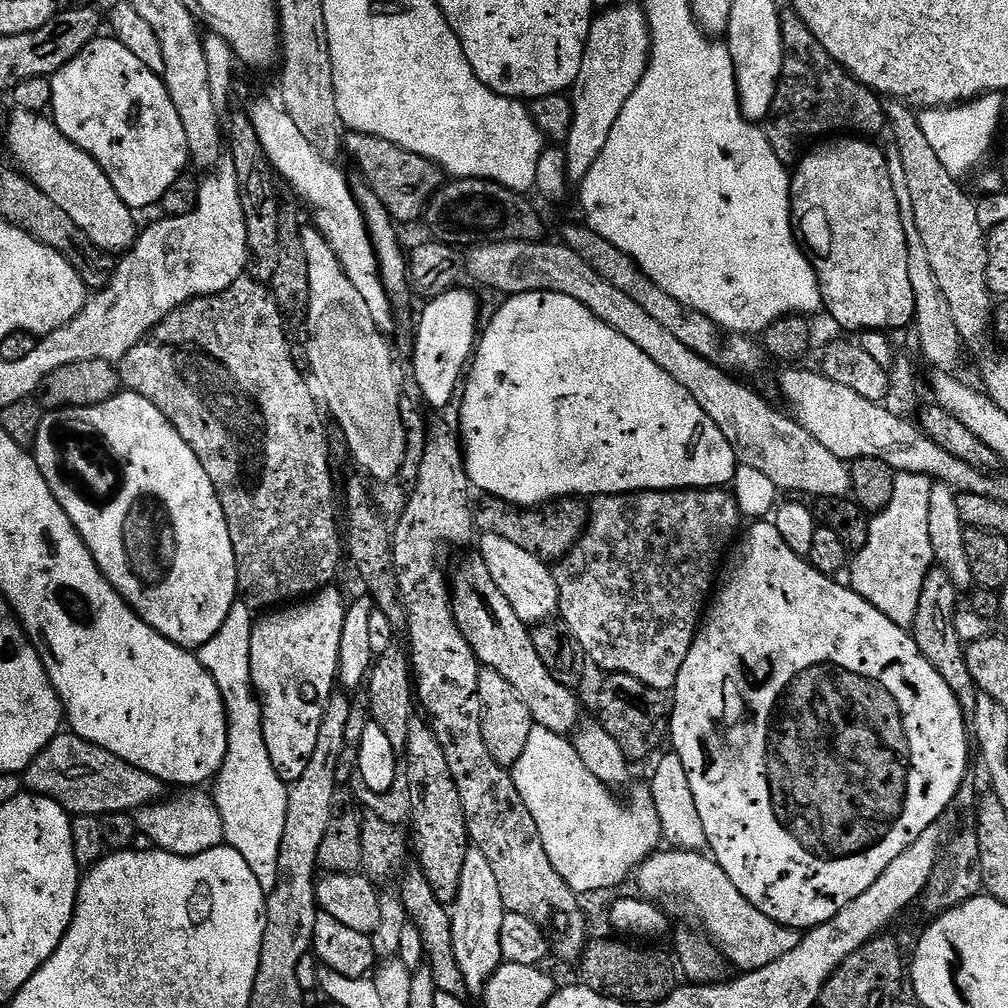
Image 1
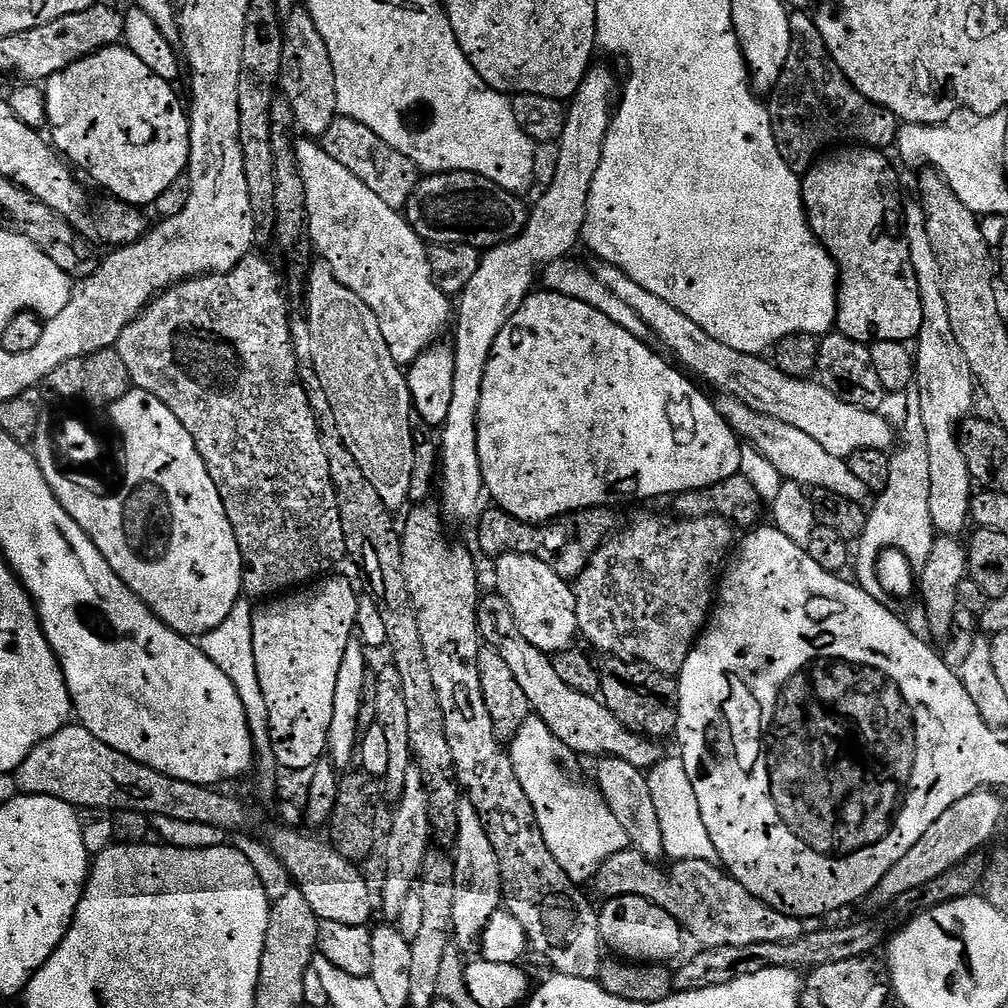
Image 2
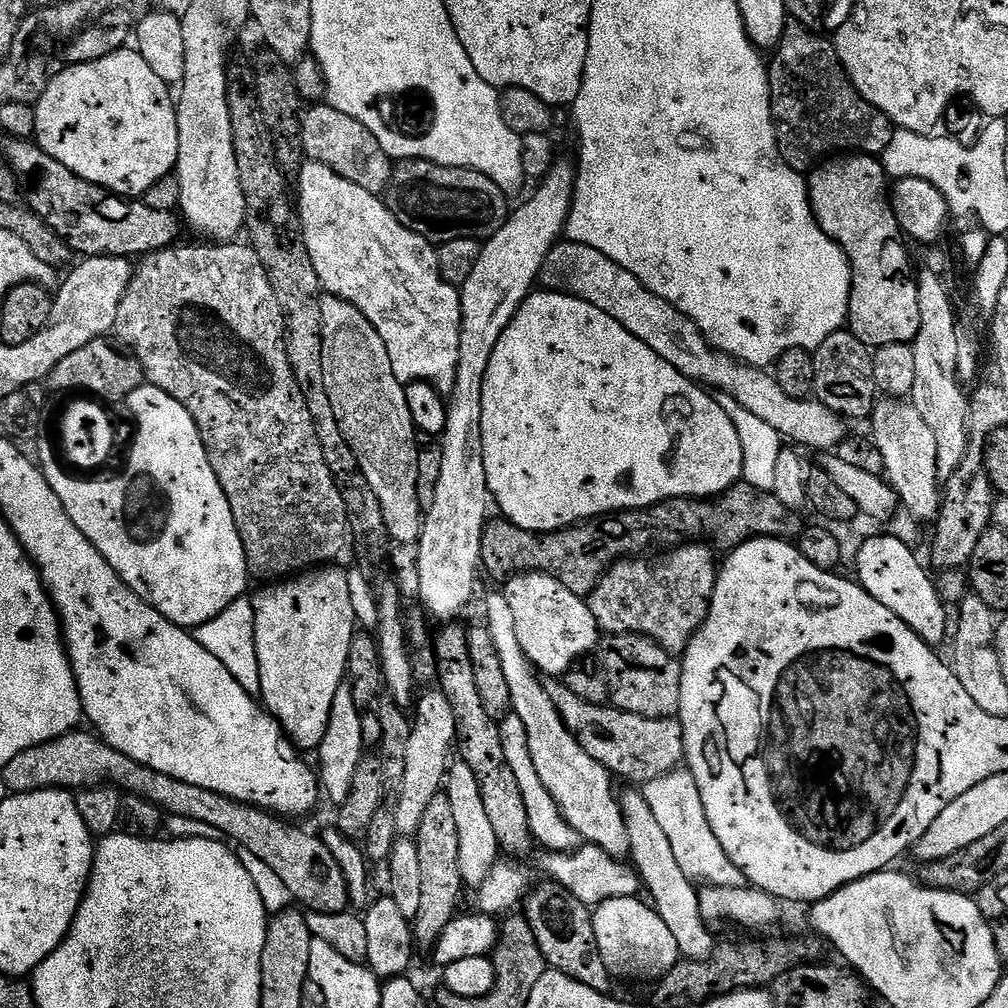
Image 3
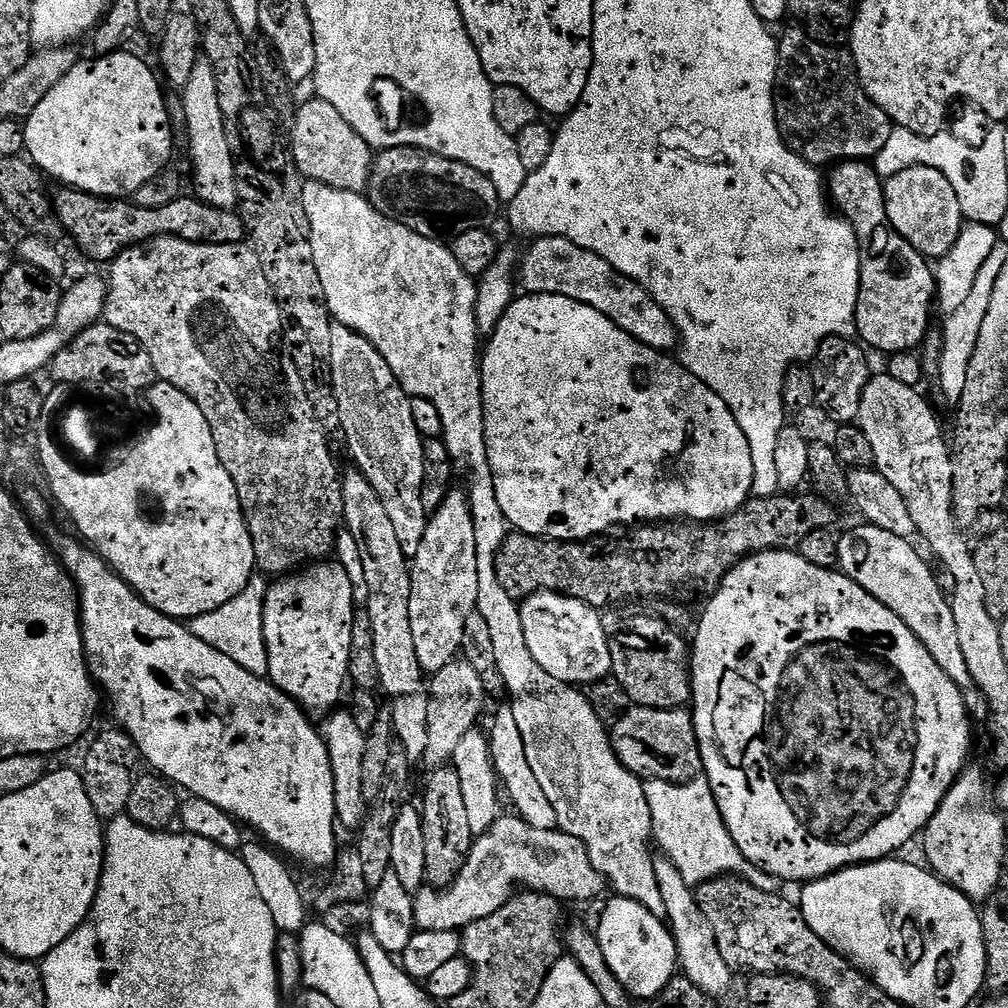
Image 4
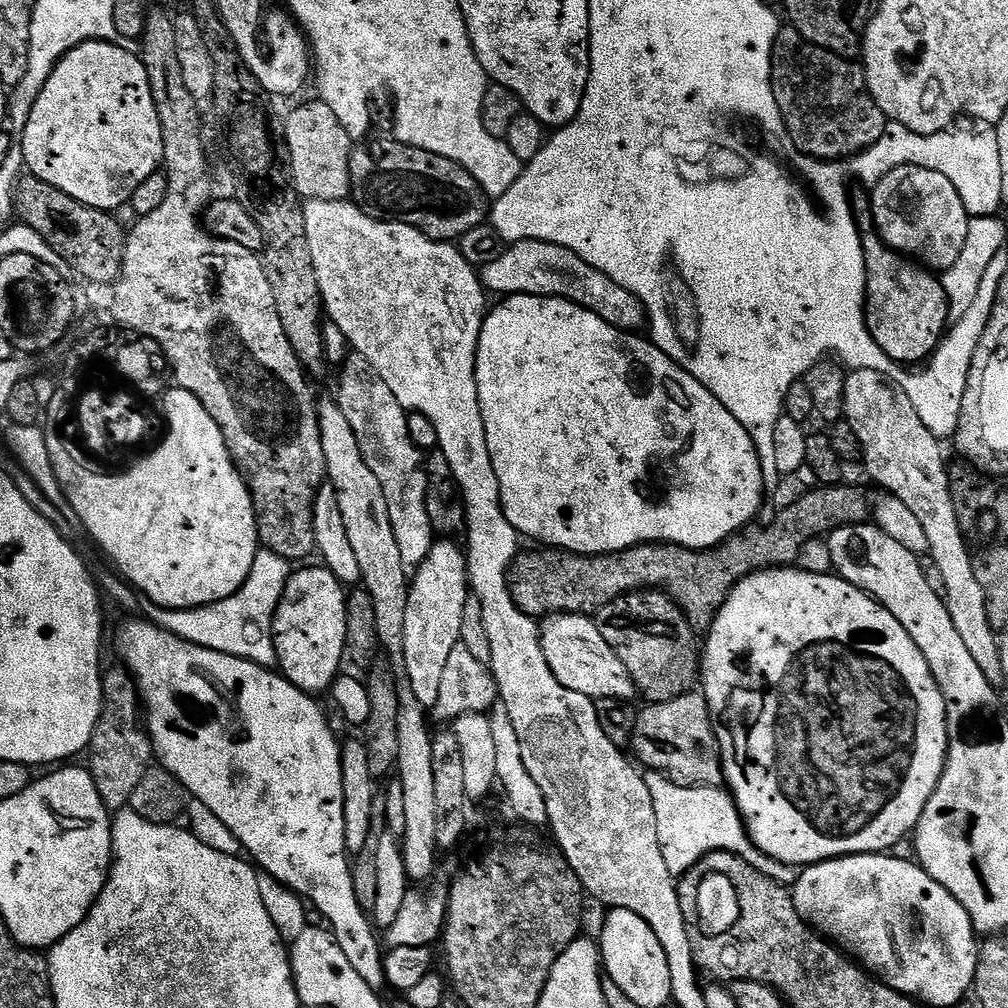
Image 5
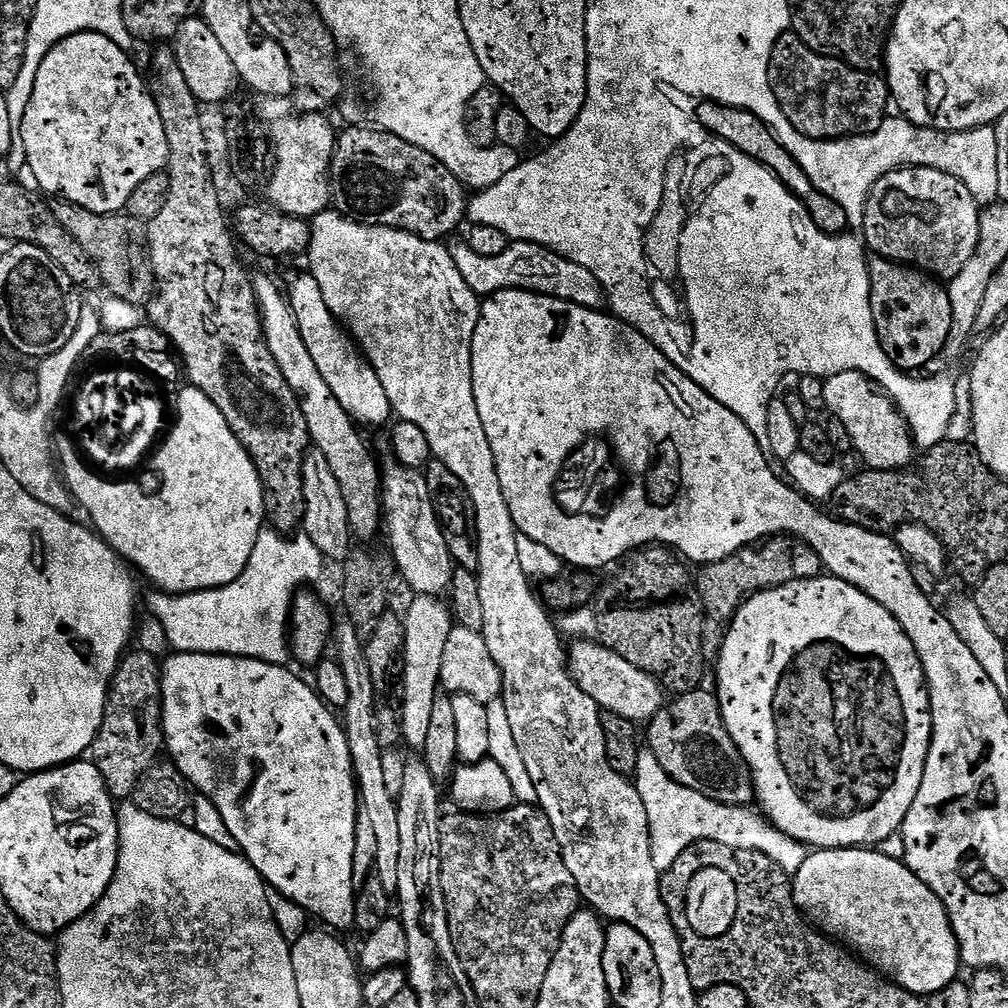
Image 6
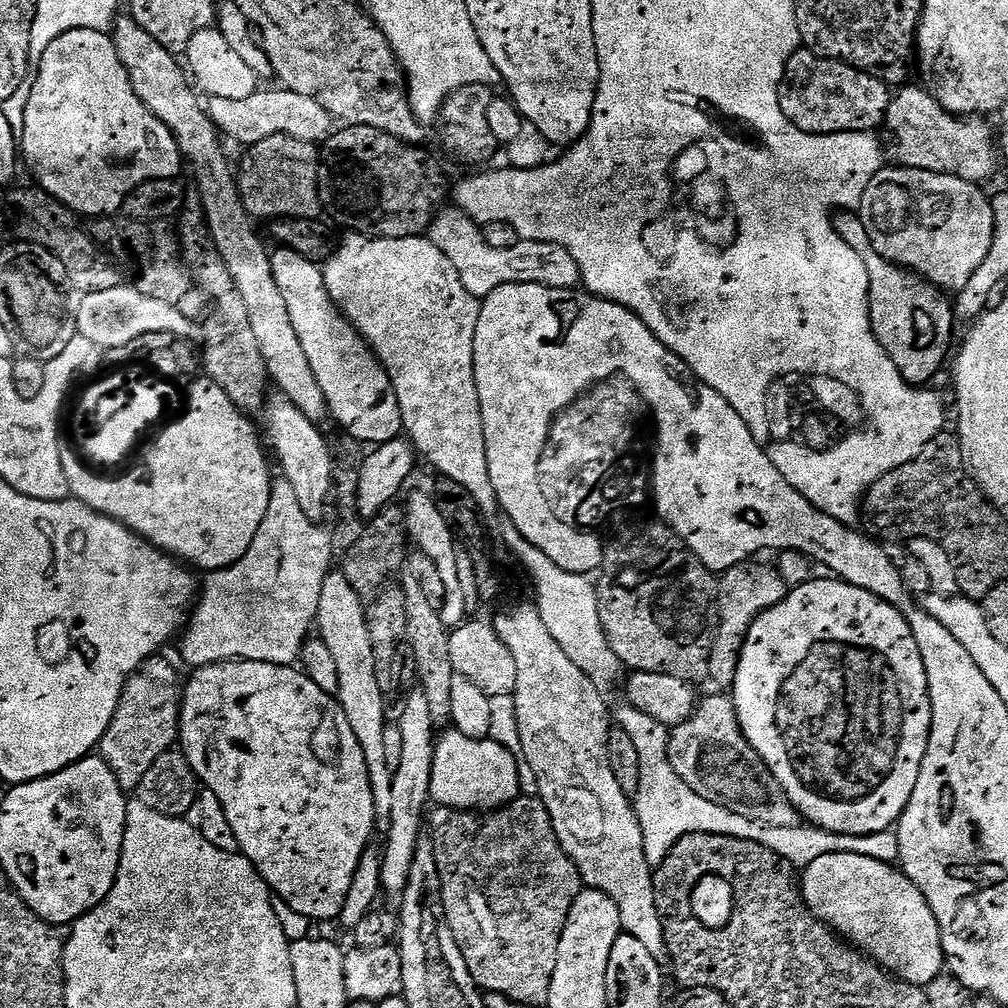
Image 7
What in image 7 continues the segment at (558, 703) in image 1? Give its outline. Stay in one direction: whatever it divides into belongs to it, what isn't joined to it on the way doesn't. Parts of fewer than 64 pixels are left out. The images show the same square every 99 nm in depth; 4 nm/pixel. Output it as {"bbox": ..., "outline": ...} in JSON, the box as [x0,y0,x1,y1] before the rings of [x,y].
{"bbox":[668,694,802,828],"outline":[[[716,694],[720,696],[708,696],[699,701],[695,712],[690,714],[681,724],[675,725],[668,733],[668,761],[674,766],[674,774],[698,794],[698,798],[706,798],[706,802],[714,802],[714,806],[722,806],[734,814],[742,814],[742,818],[760,820],[763,824],[778,826],[779,828],[801,827],[802,817],[797,812],[790,798],[778,786],[774,774],[762,762],[762,758],[750,746],[746,734],[740,728],[736,707],[731,695]]]}

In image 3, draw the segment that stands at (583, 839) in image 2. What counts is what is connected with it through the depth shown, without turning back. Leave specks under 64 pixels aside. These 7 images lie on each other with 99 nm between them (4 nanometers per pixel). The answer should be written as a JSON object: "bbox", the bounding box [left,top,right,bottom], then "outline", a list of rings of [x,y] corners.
{"bbox":[500,714,582,852],"outline":[[[510,714],[500,724],[500,734],[504,738],[504,753],[510,770],[514,770],[514,778],[518,782],[518,790],[522,790],[522,802],[526,802],[526,818],[530,818],[530,830],[533,841],[549,852],[574,852],[582,844],[579,836],[566,822],[566,818],[558,810],[554,798],[546,786],[542,786],[542,778],[538,778],[538,770],[534,770],[534,762],[530,762],[530,750],[526,742],[526,726],[522,726],[522,718]]]}

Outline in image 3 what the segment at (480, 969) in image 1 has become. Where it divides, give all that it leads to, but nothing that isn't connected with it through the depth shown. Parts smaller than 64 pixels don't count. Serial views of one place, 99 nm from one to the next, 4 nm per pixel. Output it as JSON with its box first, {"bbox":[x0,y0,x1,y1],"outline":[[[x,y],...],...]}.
{"bbox":[446,762,502,886],"outline":[[[463,762],[453,763],[446,777],[446,794],[458,822],[458,870],[465,885],[479,886],[497,863],[502,849],[494,834],[494,826],[486,815],[486,805],[482,802],[482,790],[478,778],[474,778],[474,770]]]}

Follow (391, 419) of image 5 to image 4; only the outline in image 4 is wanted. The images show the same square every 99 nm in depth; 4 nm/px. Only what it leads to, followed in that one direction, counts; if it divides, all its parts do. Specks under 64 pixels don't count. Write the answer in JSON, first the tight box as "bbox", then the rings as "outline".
{"bbox":[330,323,430,558],"outline":[[[333,323],[330,330],[330,374],[332,376],[332,389],[334,390],[334,402],[338,402],[338,418],[340,419],[340,432],[344,440],[348,443],[348,452],[352,455],[355,467],[370,482],[370,486],[374,486],[374,490],[378,494],[378,498],[382,500],[382,506],[386,508],[386,515],[390,518],[391,525],[394,526],[394,535],[398,538],[398,546],[402,546],[402,554],[409,558],[418,554],[418,546],[422,546],[422,534],[426,534],[426,526],[428,525],[430,516],[422,510],[422,488],[425,485],[424,480],[424,460],[423,446],[425,437],[421,436],[418,426],[414,426],[414,414],[412,413],[412,400],[410,399],[404,388],[396,381],[396,375],[390,370],[390,366],[386,366],[386,362],[382,358],[382,354],[378,354],[376,347],[366,338],[362,338],[360,334],[354,330],[350,330],[346,326]]]}

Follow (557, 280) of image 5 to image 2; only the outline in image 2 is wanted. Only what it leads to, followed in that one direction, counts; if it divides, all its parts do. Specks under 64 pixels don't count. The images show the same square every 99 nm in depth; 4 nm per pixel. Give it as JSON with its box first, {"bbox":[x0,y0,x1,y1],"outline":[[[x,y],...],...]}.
{"bbox":[594,263,894,458],"outline":[[[597,263],[594,271],[598,282],[602,282],[602,286],[610,290],[610,294],[622,298],[622,302],[626,302],[626,306],[630,306],[630,310],[634,310],[634,314],[638,314],[642,322],[646,322],[649,333],[653,337],[657,336],[676,355],[675,363],[685,373],[691,374],[697,381],[705,380],[710,387],[717,388],[717,393],[730,395],[758,414],[766,414],[770,418],[776,418],[778,422],[784,422],[786,426],[794,426],[795,429],[810,434],[810,438],[814,438],[818,446],[835,456],[847,458],[853,456],[859,448],[873,448],[884,452],[893,447],[894,428],[892,430],[880,417],[882,415],[879,411],[860,409],[840,401],[815,379],[788,376],[763,355],[751,356],[745,352],[730,350],[730,346],[722,346],[722,342],[710,338],[710,334],[706,334],[706,330],[702,330],[698,322],[690,322],[686,314],[674,310],[670,302],[662,302],[658,294],[642,290],[642,286],[634,282],[634,278],[612,264]]]}

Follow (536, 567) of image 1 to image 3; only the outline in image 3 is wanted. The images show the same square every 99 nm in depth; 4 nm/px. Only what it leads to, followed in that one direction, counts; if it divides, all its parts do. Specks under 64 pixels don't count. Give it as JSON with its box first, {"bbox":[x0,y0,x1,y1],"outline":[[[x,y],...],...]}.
{"bbox":[502,572,602,677],"outline":[[[521,572],[505,584],[508,585],[502,588],[502,595],[506,602],[510,602],[518,642],[522,642],[522,650],[533,668],[545,677],[563,677],[577,667],[576,659],[579,656],[597,651],[602,633],[596,627],[594,614],[588,609],[587,603],[566,590],[562,582],[541,572]]]}

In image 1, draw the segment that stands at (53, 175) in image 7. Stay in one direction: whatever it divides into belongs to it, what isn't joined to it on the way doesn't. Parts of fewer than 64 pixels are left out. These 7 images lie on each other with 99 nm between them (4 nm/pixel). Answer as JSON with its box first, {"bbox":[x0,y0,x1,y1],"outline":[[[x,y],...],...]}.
{"bbox":[51,38,189,210],"outline":[[[97,38],[82,50],[66,67],[58,70],[51,77],[52,106],[51,119],[56,121],[58,130],[70,138],[82,150],[86,150],[106,170],[106,178],[118,190],[118,198],[126,202],[133,210],[159,205],[160,199],[174,186],[179,176],[185,175],[189,167],[188,143],[186,130],[182,130],[182,118],[178,118],[178,110],[174,110],[174,102],[170,102],[170,94],[166,90],[163,79],[150,70],[139,58],[134,58],[126,46],[115,38]]]}

